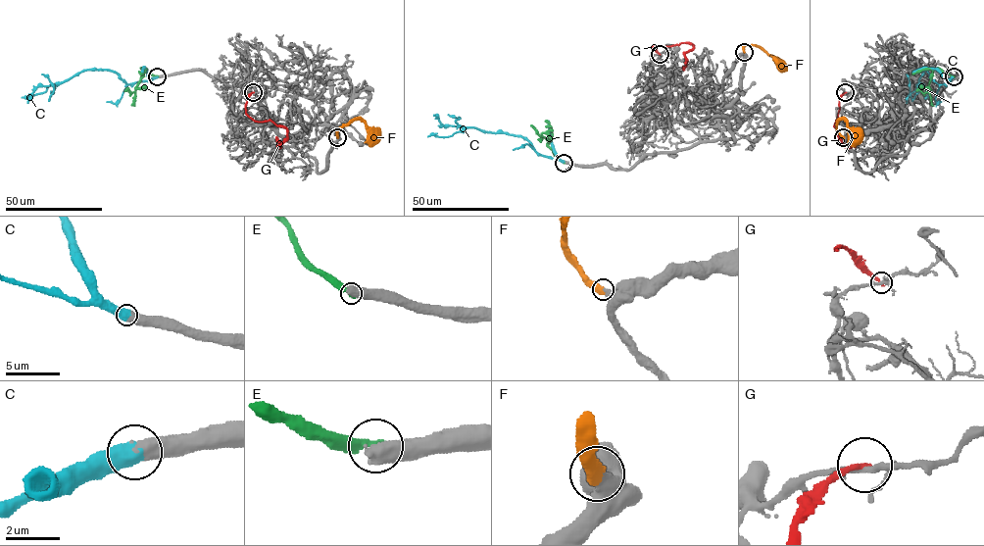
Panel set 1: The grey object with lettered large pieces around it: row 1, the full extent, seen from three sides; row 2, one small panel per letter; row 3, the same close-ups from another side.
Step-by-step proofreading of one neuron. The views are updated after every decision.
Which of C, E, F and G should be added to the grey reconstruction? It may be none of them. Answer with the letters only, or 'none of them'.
C, F

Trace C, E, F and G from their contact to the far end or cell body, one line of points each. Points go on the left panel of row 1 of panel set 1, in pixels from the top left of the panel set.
C: (157, 76), (127, 84), (115, 73), (85, 70), (58, 82), (49, 99), (53, 84), (41, 74)
E: (157, 76), (141, 69), (143, 75), (136, 89), (131, 93), (124, 91)
F: (337, 137), (339, 128), (361, 119), (371, 146)
G: (253, 92), (247, 99), (246, 113), (255, 121), (270, 120), (286, 129), (287, 138), (278, 147), (275, 136)

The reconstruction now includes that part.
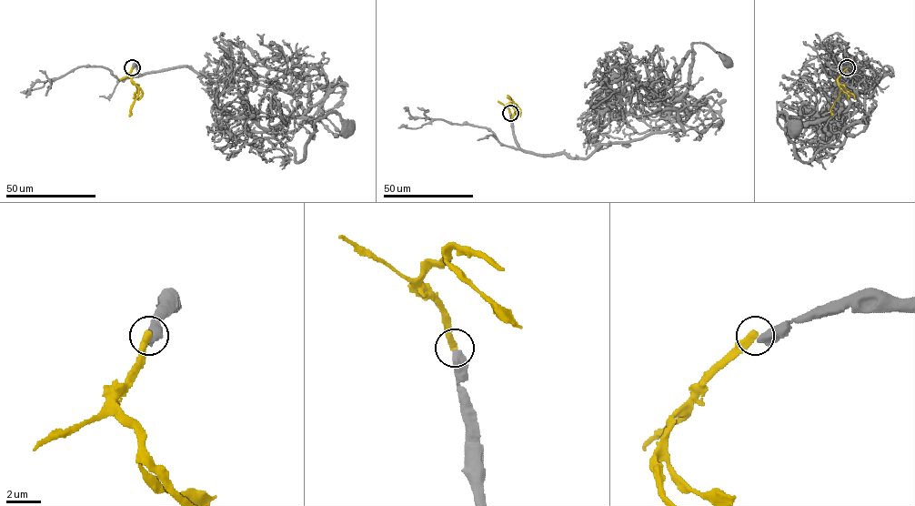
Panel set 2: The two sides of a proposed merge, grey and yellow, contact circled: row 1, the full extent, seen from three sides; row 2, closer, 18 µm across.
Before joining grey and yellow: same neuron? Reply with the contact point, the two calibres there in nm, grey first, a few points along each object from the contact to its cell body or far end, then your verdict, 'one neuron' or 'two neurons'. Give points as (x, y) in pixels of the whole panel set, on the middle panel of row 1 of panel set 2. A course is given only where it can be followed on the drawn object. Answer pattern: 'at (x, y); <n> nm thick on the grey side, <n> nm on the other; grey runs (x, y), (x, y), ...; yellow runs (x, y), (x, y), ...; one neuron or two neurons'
at (510, 113); 550 nm thick on the grey side, 440 nm on the other; grey runs (510, 113), (520, 148), (588, 158), (602, 144), (684, 131), (678, 111), (688, 105), (692, 45), (726, 59); yellow runs (510, 113), (507, 106), (510, 103), (516, 105), (507, 97); two neurons

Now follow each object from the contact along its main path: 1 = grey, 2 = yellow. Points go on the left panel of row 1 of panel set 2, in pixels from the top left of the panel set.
1: (132, 68), (190, 67), (286, 90), (301, 126), (336, 112), (348, 128)
2: (132, 68), (128, 75), (138, 87), (138, 95), (129, 116)

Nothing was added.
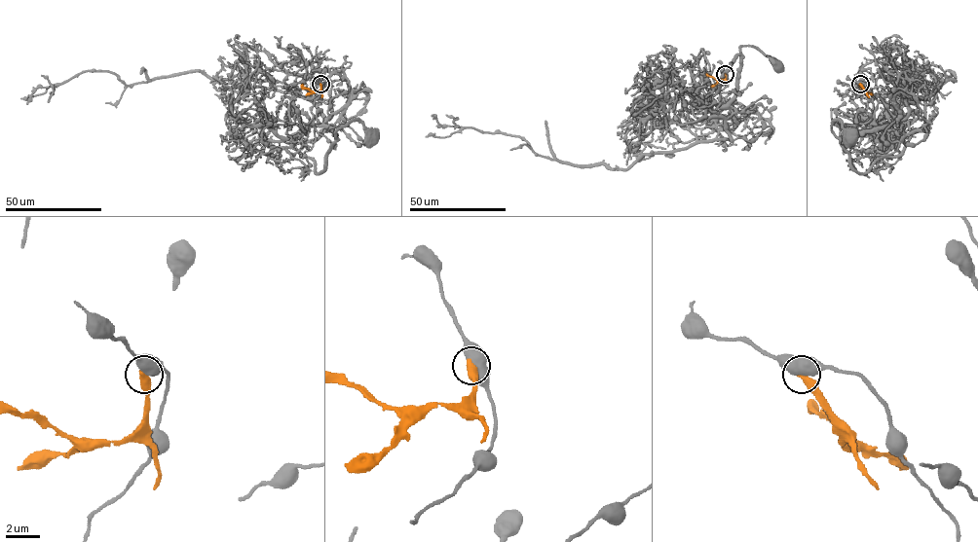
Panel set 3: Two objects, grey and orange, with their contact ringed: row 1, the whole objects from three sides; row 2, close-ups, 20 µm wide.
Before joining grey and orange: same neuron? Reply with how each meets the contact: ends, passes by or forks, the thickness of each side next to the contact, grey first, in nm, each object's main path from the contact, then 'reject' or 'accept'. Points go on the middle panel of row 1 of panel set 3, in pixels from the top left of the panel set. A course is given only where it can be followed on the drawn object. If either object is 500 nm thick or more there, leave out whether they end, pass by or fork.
calibres 800 and 480 nm; course grey (725, 74), (728, 83), (719, 92), (707, 82), (701, 88), (719, 105), (733, 96), (742, 46), (776, 63); course orange (725, 74), (724, 79), (717, 79), (706, 73); reject

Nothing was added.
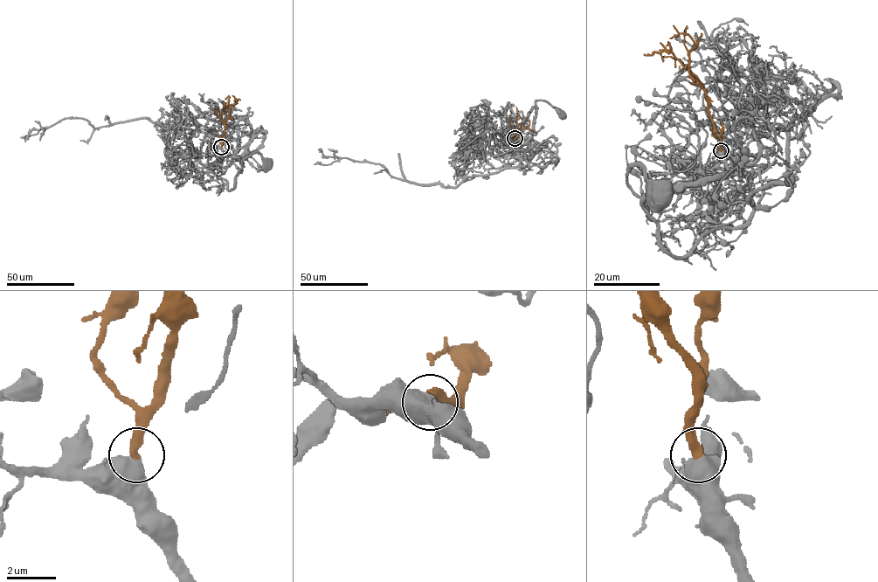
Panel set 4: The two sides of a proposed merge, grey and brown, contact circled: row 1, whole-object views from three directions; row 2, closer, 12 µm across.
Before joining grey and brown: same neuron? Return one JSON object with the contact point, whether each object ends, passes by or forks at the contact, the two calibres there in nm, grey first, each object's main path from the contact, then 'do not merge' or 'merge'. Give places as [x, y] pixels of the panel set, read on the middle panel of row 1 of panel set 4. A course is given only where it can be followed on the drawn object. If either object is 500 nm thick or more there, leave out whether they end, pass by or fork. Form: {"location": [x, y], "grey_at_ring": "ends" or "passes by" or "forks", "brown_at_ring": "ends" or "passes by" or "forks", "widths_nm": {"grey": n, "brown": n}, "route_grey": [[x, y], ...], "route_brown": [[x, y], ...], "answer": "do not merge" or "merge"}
{"location": [515, 138], "widths_nm": {"grey": 700, "brown": 400}, "route_grey": [[515, 138], [525, 142], [531, 135], [536, 100], [549, 102], [561, 113]], "route_brown": [[515, 138], [521, 126], [528, 128], [529, 121], [526, 119]], "answer": "merge"}

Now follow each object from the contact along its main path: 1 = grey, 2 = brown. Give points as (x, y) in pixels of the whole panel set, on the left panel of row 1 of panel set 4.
1: (221, 147), (226, 155), (238, 157), (242, 165), (243, 160), (259, 152), (267, 164)
2: (221, 147), (224, 122), (236, 99), (232, 95)

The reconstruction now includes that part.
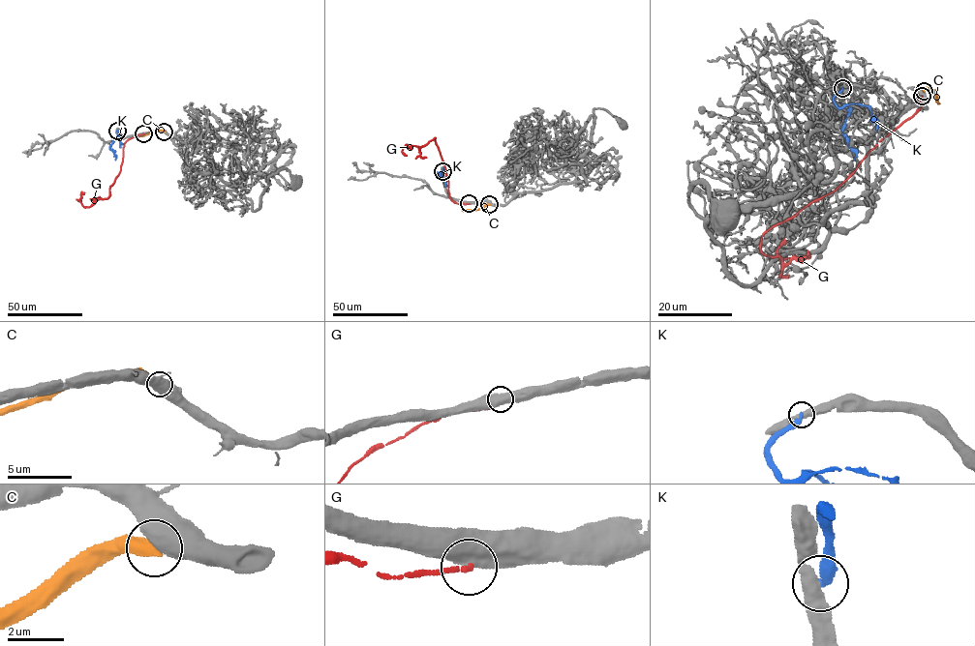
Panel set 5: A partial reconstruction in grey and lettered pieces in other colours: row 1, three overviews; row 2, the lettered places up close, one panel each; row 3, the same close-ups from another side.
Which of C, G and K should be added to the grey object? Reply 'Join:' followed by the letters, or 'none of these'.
Join: none of these

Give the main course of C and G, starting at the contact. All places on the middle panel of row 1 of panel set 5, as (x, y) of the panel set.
C: (489, 204), (462, 210)
G: (469, 203), (454, 202), (450, 199), (446, 170), (435, 137), (421, 147), (406, 146), (402, 152), (407, 156)

